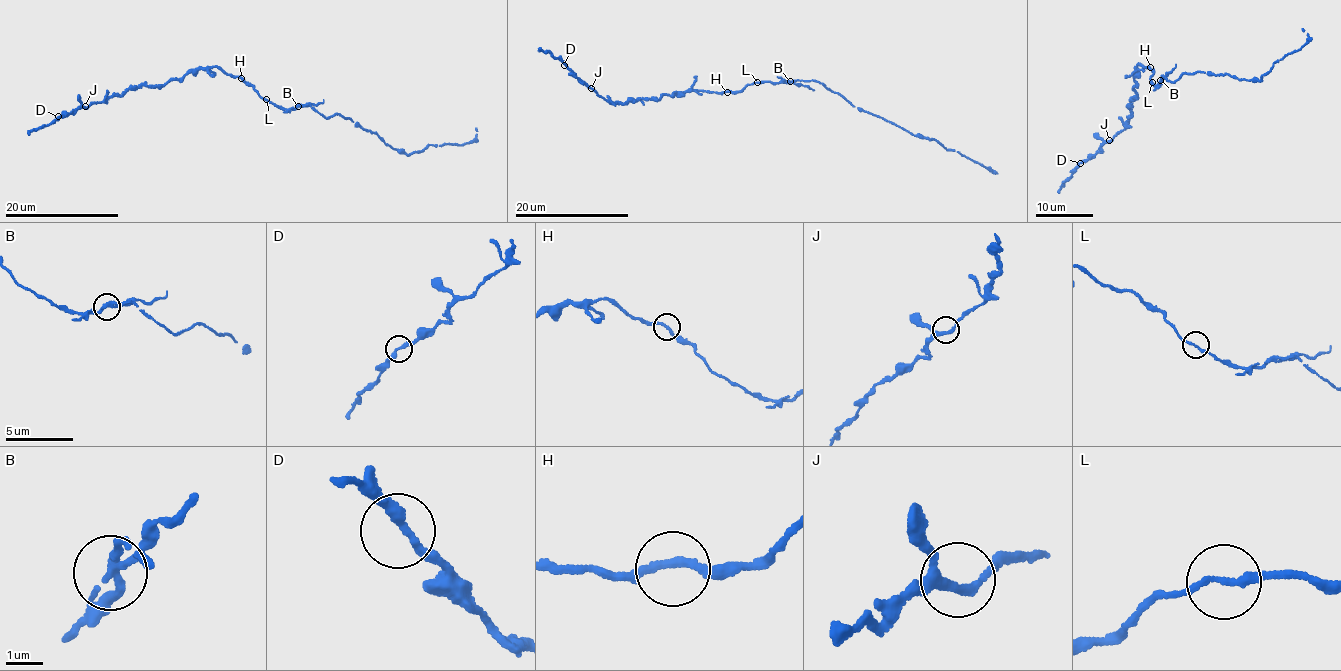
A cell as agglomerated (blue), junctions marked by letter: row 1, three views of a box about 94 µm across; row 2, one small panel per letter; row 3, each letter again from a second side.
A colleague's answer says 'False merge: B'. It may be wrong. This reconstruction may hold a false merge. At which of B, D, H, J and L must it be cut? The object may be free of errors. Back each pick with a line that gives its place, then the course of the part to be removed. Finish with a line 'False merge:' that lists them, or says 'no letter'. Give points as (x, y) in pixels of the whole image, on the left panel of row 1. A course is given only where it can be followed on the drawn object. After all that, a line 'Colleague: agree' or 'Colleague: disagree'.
B: (298, 106) | (298, 107), (317, 105), (323, 99)
False merge: B
Colleague: agree

